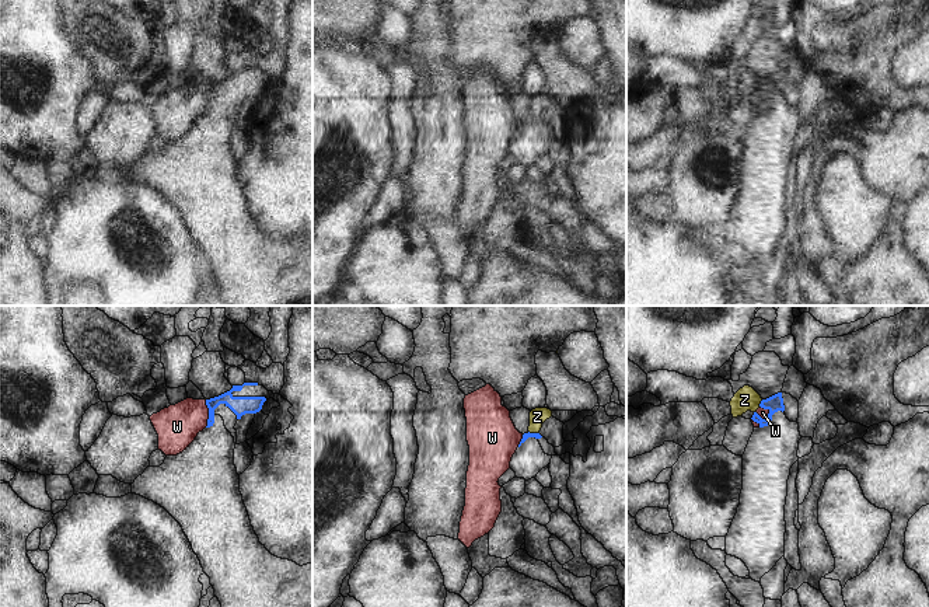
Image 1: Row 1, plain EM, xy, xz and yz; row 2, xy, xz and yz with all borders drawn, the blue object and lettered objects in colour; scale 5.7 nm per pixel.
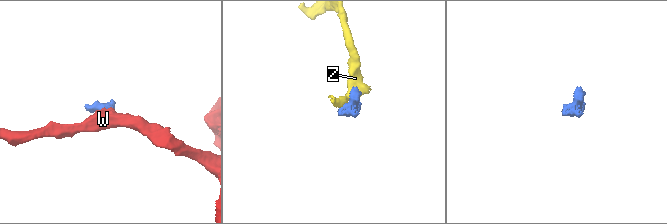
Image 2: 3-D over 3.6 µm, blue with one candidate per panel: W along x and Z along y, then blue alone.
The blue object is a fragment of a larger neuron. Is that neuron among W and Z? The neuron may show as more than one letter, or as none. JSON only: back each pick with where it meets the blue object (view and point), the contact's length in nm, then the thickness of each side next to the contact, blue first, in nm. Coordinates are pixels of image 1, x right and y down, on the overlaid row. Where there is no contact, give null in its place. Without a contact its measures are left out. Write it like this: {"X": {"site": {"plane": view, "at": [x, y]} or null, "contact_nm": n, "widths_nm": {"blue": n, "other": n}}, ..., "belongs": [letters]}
{"belongs": []}

